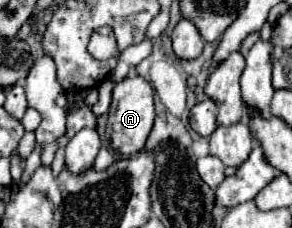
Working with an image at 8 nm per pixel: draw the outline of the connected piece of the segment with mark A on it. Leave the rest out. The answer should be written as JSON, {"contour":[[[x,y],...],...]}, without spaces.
{"contour":[[[140,76],[124,78],[122,82],[118,82],[114,86],[106,134],[110,136],[110,144],[118,154],[132,156],[144,148],[144,142],[146,142],[146,138],[152,130],[152,122],[154,122],[154,98],[152,96],[154,96],[152,86]]]}

